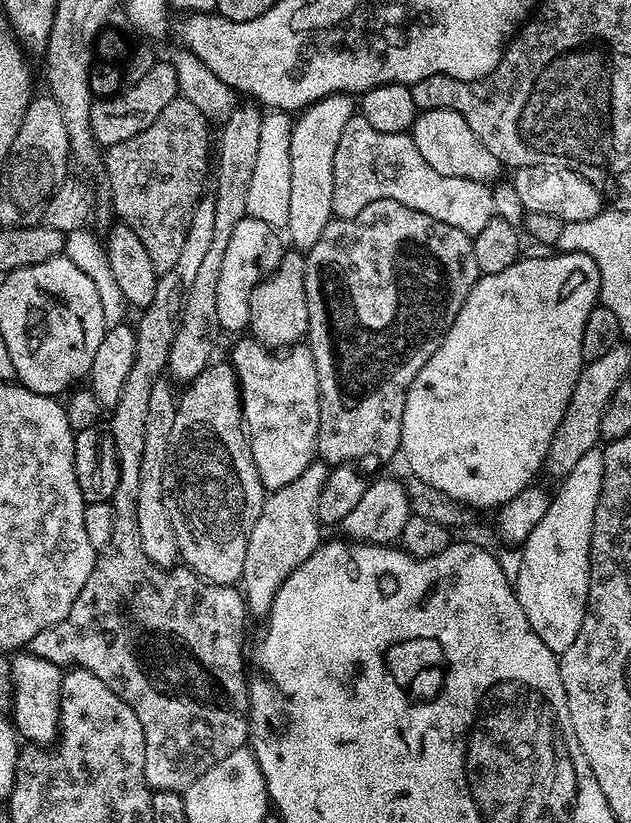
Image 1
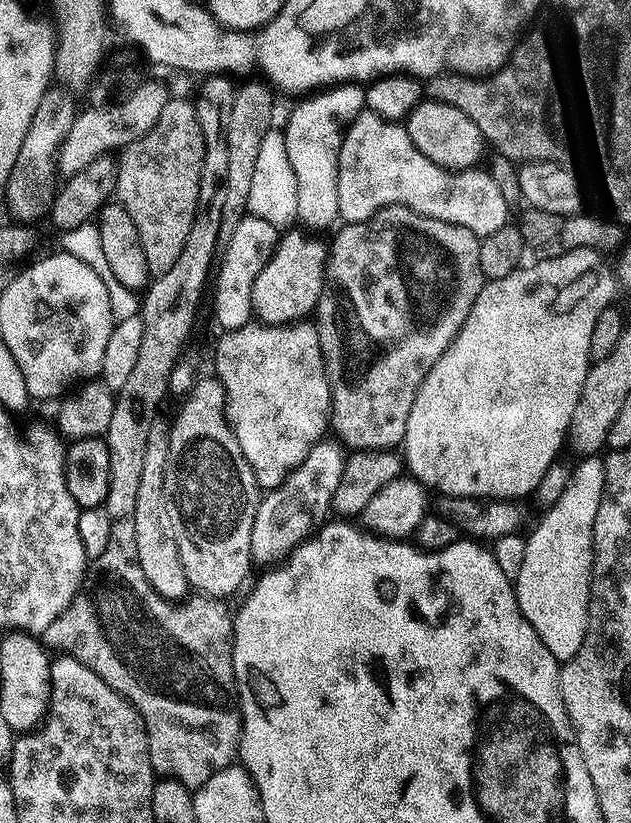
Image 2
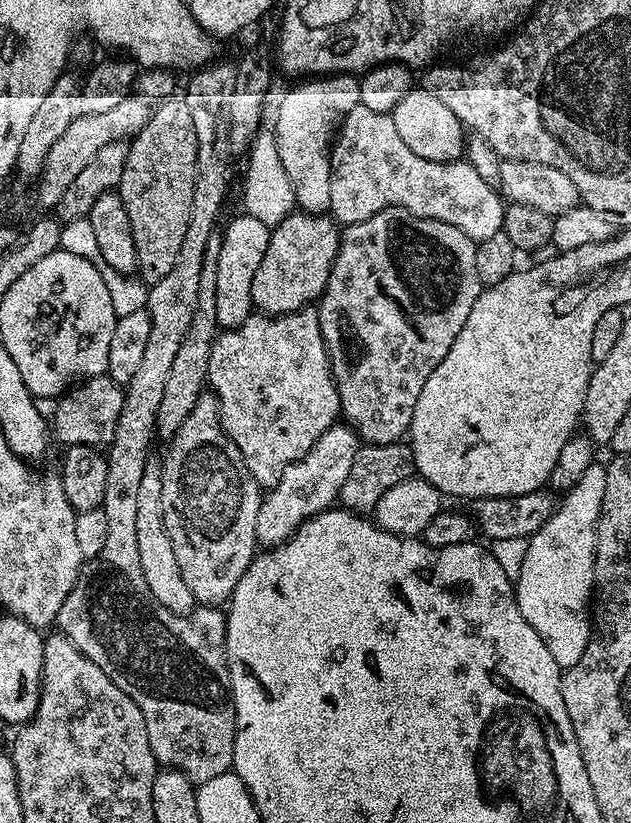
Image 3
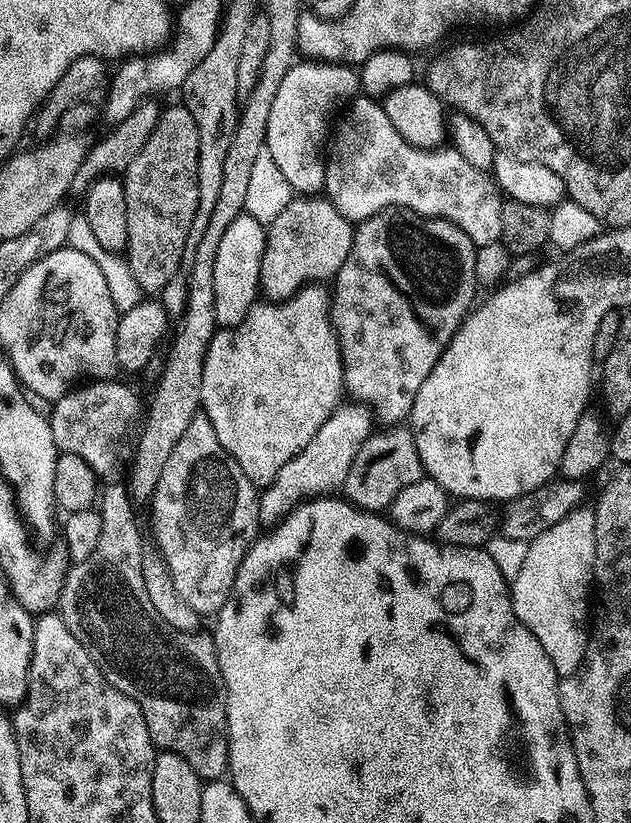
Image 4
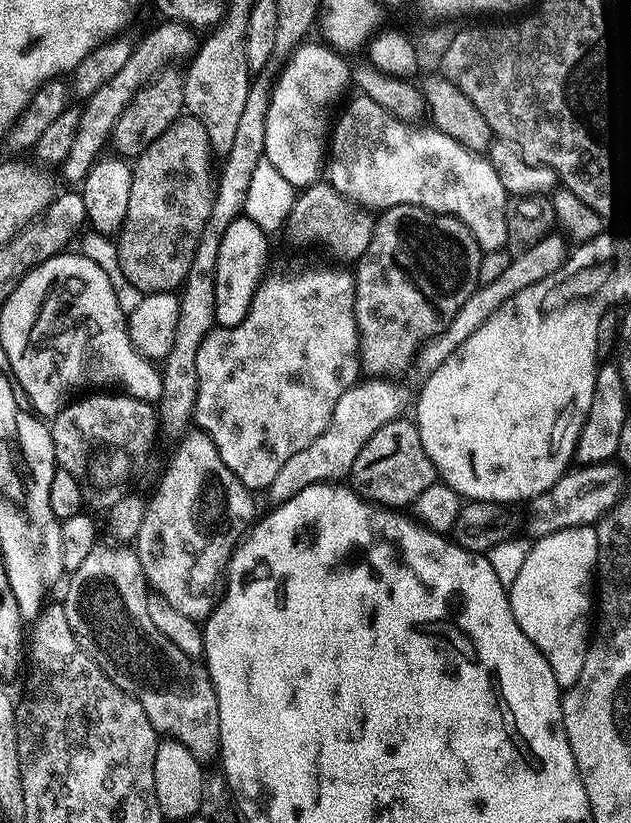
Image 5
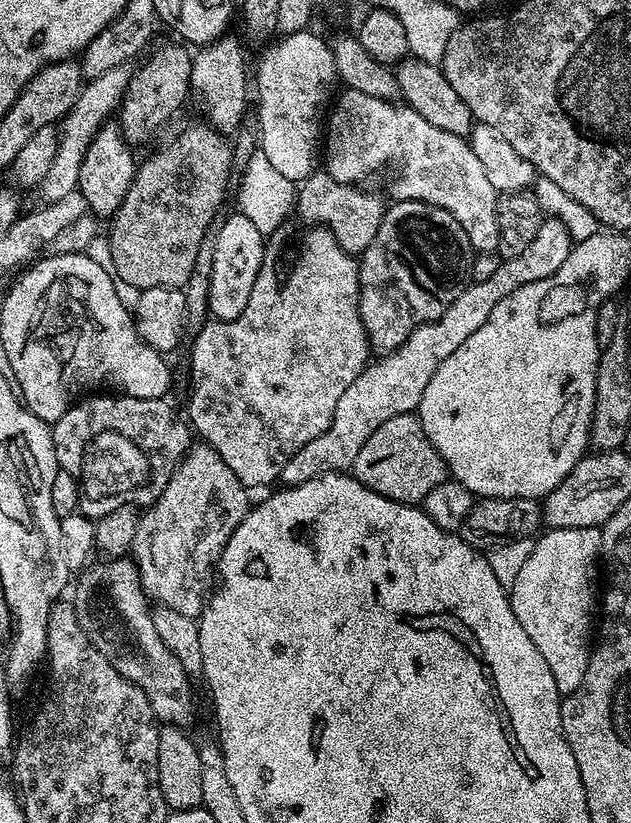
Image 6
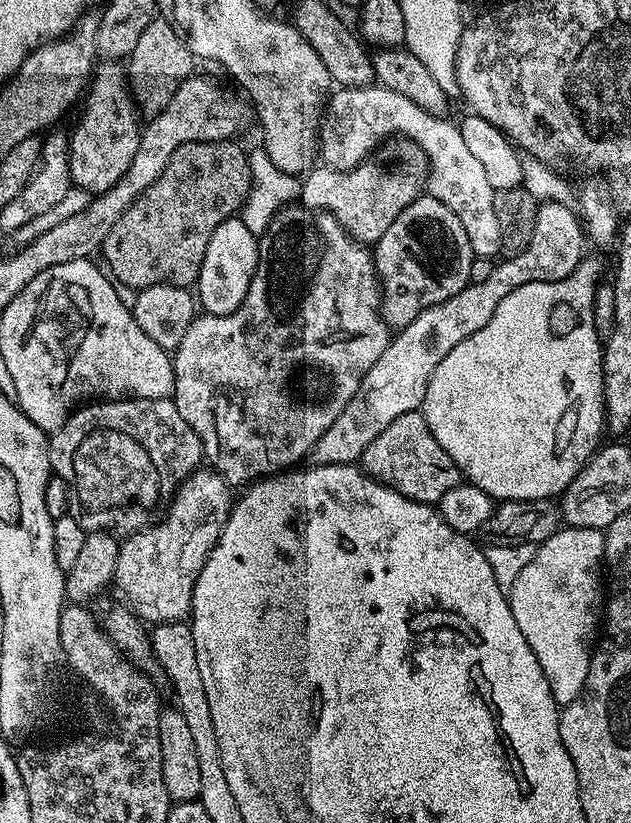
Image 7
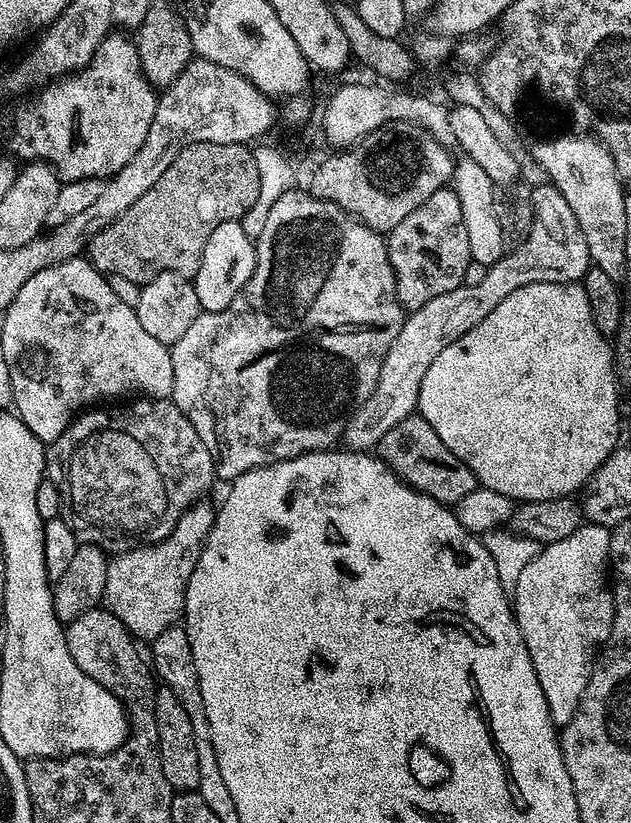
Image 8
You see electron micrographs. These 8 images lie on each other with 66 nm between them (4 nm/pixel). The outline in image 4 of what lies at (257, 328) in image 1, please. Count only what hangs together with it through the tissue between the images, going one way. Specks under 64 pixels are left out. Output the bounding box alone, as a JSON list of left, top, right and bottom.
[260,194,354,302]

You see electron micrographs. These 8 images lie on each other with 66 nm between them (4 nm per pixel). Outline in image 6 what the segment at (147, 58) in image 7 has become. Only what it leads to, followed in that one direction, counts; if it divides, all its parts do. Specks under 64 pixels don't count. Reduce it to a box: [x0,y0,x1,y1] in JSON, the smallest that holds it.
[118,42,192,148]

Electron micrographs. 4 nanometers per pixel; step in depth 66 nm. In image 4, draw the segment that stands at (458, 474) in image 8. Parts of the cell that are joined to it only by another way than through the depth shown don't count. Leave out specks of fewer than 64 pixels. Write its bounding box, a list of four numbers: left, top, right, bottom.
[342,426,424,514]

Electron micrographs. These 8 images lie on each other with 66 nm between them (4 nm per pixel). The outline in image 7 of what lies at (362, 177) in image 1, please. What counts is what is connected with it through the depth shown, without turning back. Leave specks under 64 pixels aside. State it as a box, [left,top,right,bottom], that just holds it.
[318,82,502,257]

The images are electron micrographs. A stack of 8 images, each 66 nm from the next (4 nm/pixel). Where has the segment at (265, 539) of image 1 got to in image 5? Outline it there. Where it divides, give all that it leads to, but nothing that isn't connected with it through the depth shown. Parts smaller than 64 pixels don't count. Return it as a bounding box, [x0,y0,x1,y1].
[266,378,404,505]

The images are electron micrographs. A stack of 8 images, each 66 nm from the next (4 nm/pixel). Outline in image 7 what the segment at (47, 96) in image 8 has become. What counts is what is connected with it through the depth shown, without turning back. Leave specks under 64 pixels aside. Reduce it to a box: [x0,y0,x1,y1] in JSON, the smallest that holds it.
[68,62,142,194]

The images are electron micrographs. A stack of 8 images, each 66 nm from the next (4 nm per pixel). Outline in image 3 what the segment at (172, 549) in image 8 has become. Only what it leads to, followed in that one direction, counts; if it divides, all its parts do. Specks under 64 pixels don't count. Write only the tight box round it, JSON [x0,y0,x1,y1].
[162,395,262,605]

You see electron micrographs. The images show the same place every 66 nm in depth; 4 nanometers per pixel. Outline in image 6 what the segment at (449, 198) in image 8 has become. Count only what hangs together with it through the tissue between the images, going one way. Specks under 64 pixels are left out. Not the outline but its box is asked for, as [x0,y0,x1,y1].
[359,200,474,354]

